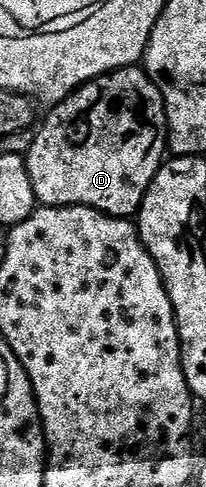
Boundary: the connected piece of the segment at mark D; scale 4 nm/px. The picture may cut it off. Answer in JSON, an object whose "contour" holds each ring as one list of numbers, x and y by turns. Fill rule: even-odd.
{"contour":[[143,66,123,67,99,75,80,88,67,100,66,107,84,112,73,119,60,115,53,123,41,126,36,131,33,147,26,154,37,200,46,207,93,207,119,219,135,216,168,151,168,108,158,85]]}

